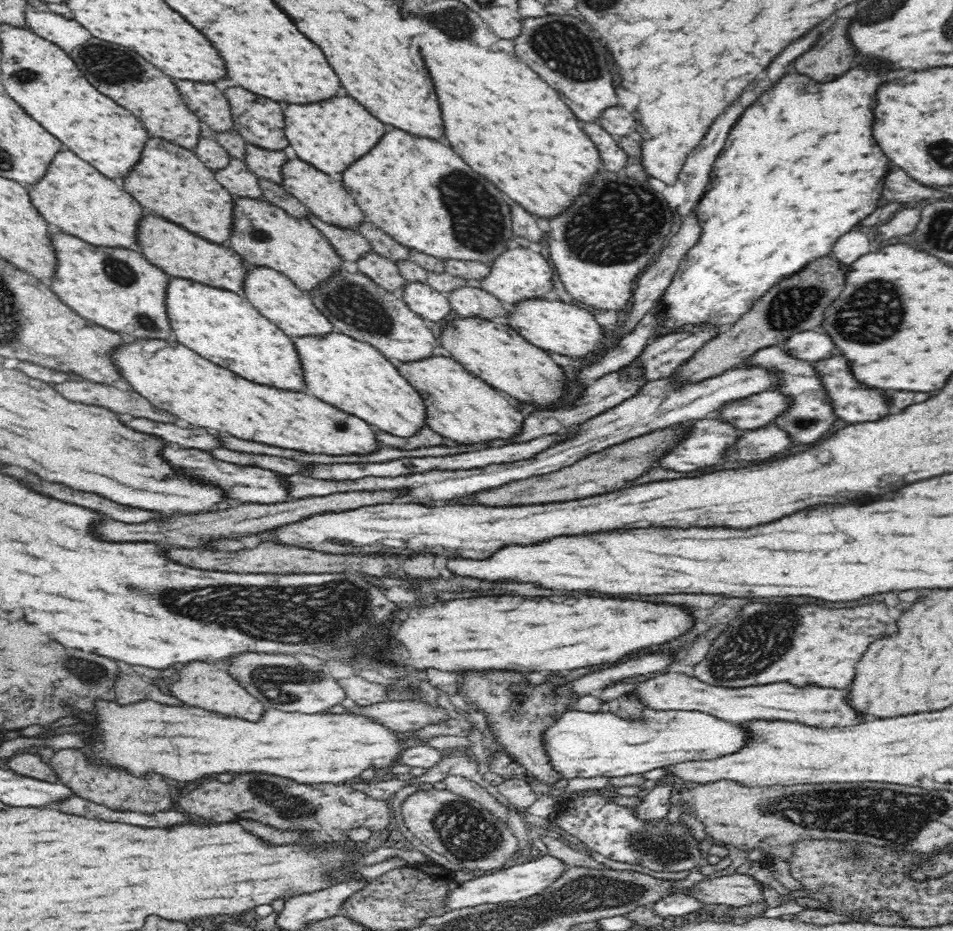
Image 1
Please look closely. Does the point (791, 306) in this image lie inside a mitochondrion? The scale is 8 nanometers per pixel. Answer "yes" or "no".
yes

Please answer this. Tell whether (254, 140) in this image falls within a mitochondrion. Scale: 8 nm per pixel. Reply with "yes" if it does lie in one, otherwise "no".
no

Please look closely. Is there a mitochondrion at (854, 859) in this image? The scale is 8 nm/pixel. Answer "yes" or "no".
yes

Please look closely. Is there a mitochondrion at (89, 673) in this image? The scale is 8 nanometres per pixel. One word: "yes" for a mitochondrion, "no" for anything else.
yes

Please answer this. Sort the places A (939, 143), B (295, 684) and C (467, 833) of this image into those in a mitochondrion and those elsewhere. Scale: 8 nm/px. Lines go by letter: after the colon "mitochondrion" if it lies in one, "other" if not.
A: mitochondrion
B: mitochondrion
C: mitochondrion

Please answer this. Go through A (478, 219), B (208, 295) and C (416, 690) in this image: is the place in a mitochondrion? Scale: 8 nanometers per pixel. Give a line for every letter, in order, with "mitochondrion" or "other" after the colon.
A: mitochondrion
B: other
C: mitochondrion

